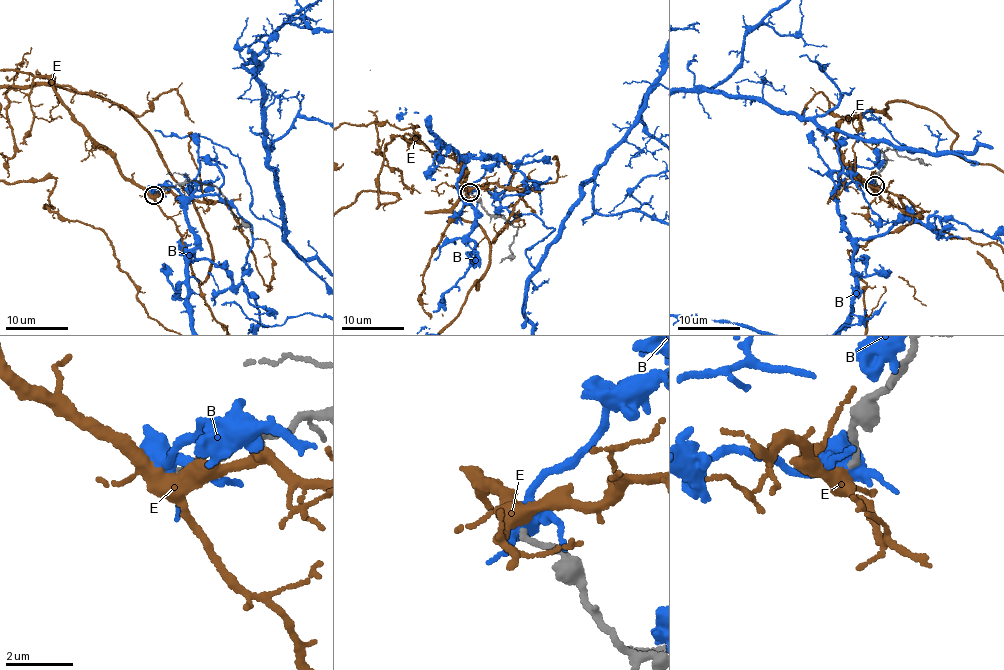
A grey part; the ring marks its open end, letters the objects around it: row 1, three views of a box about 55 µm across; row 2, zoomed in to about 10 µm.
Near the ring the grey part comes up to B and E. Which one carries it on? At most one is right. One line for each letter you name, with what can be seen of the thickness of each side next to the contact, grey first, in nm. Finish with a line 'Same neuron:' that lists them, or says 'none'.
E: 170/420 nm
Same neuron: E

